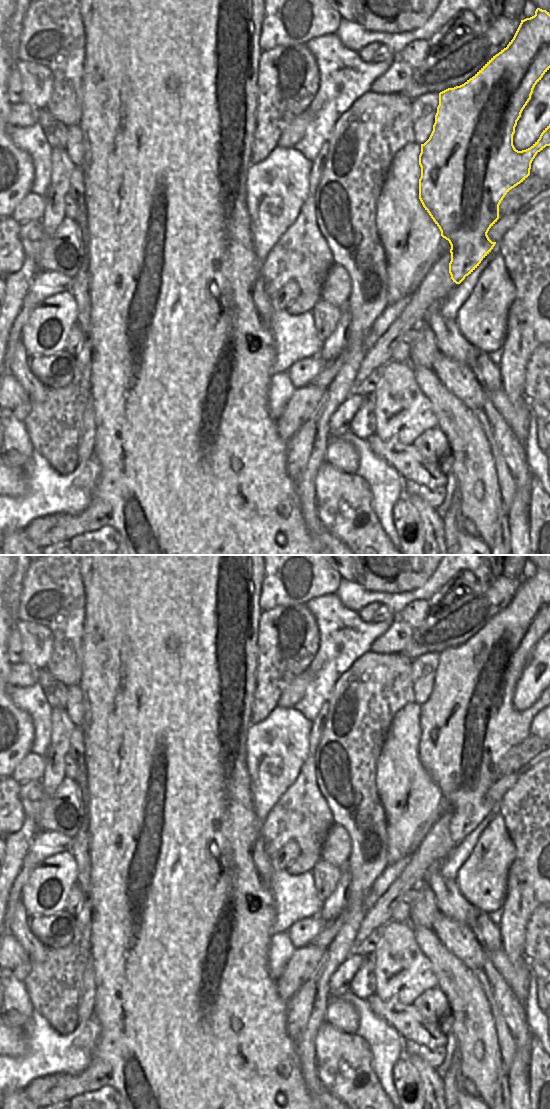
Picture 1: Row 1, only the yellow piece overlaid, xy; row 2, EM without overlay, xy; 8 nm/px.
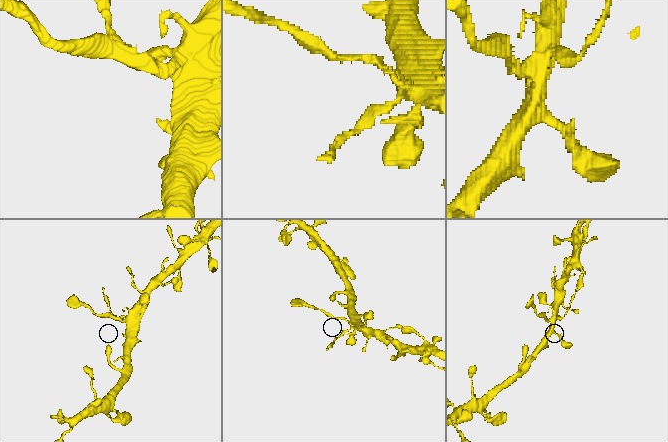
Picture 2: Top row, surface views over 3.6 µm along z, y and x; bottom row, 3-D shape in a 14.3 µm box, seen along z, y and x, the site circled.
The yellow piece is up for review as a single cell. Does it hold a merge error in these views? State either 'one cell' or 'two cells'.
one cell

